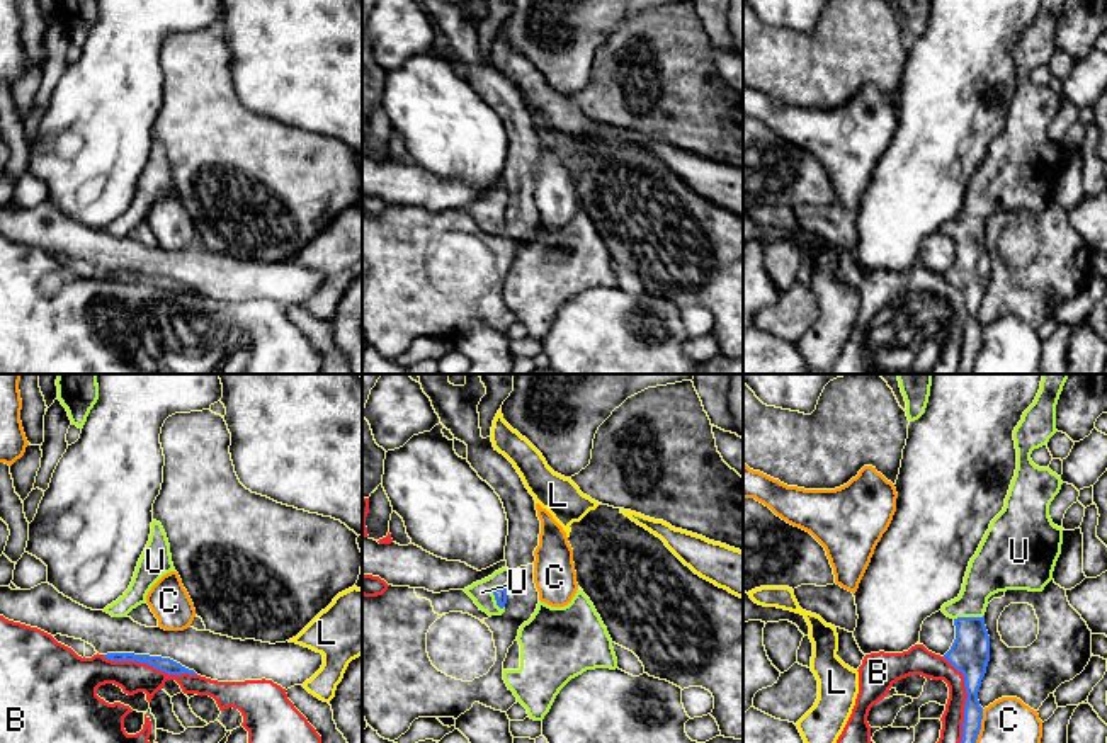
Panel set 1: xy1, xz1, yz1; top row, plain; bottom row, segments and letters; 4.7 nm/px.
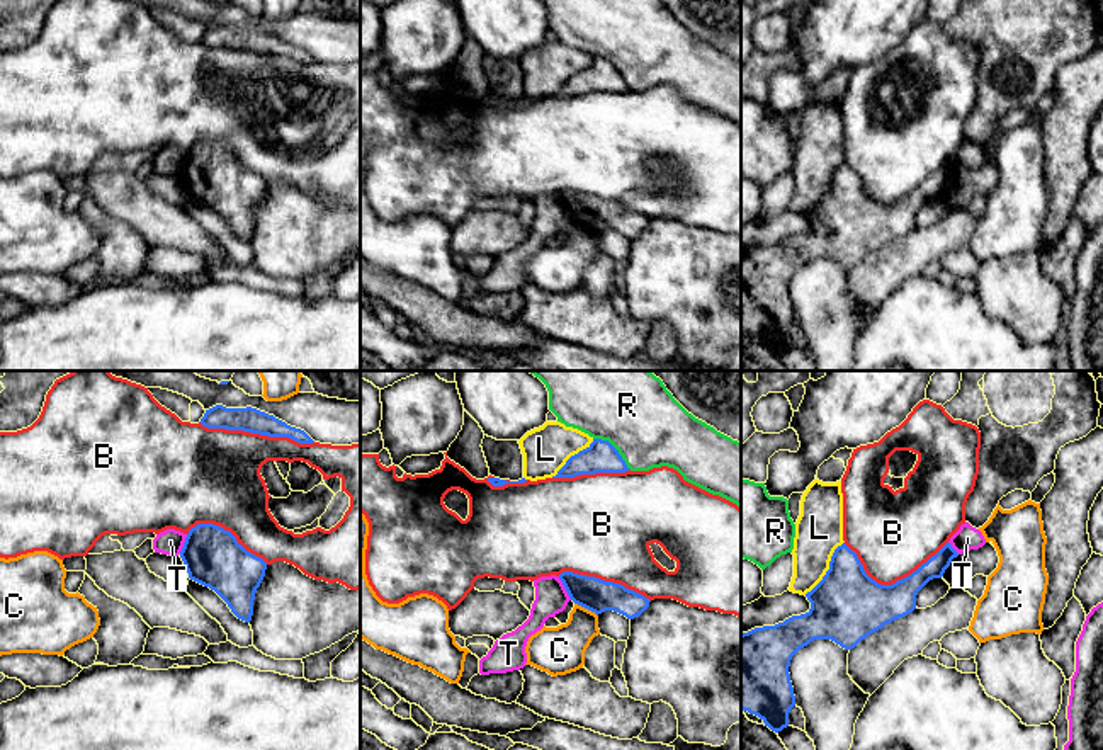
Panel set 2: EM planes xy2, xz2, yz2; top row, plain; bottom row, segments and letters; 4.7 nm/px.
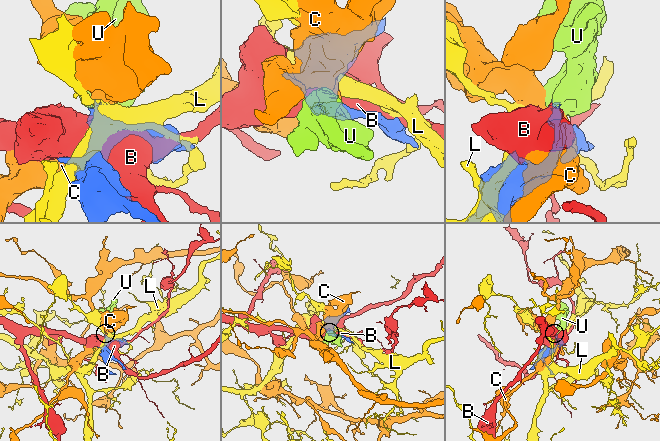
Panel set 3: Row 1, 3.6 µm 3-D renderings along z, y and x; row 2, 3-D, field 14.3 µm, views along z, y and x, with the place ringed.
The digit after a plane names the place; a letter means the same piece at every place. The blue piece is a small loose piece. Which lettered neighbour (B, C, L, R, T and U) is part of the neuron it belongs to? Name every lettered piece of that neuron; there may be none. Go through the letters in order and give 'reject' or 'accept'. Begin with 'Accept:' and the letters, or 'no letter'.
Accept: U
B: reject
C: reject
L: reject
R: reject
T: reject
U: accept

